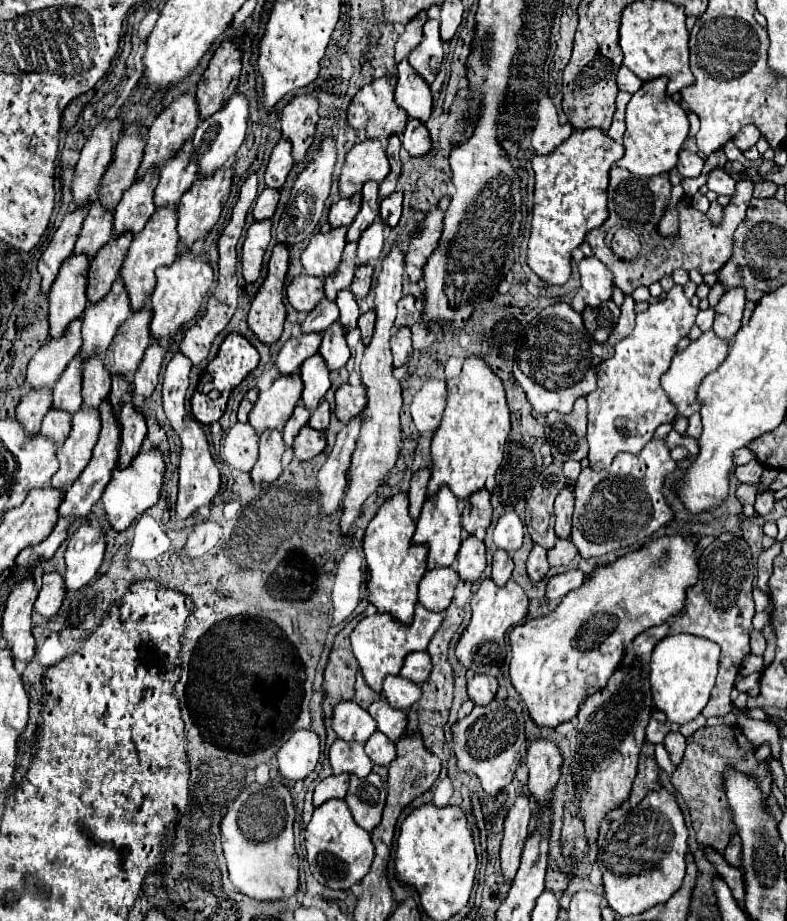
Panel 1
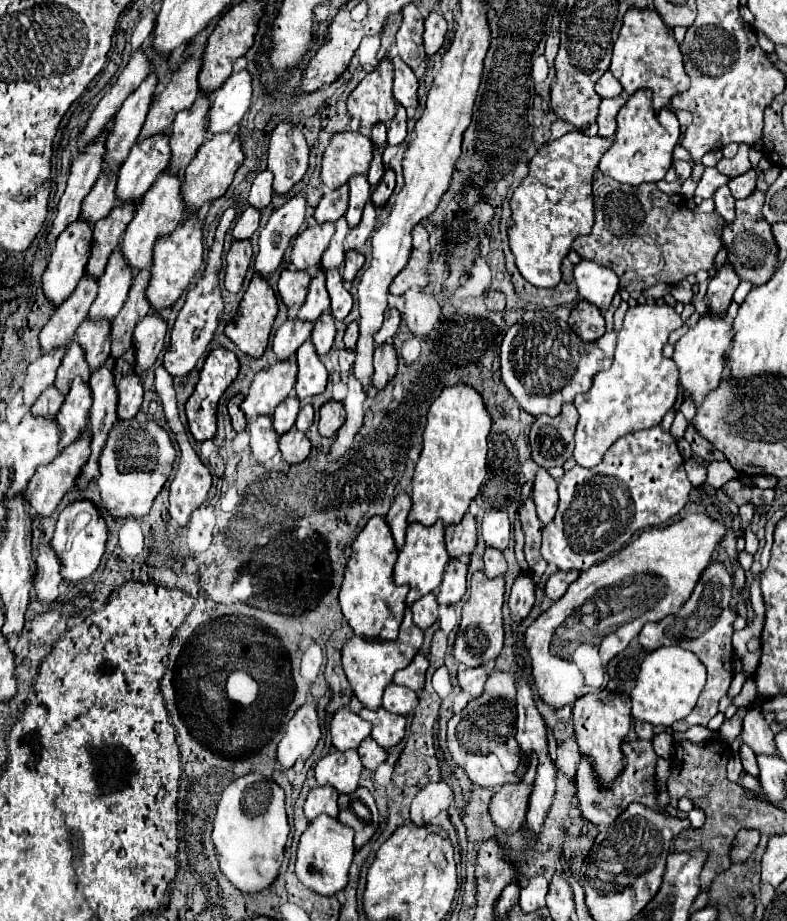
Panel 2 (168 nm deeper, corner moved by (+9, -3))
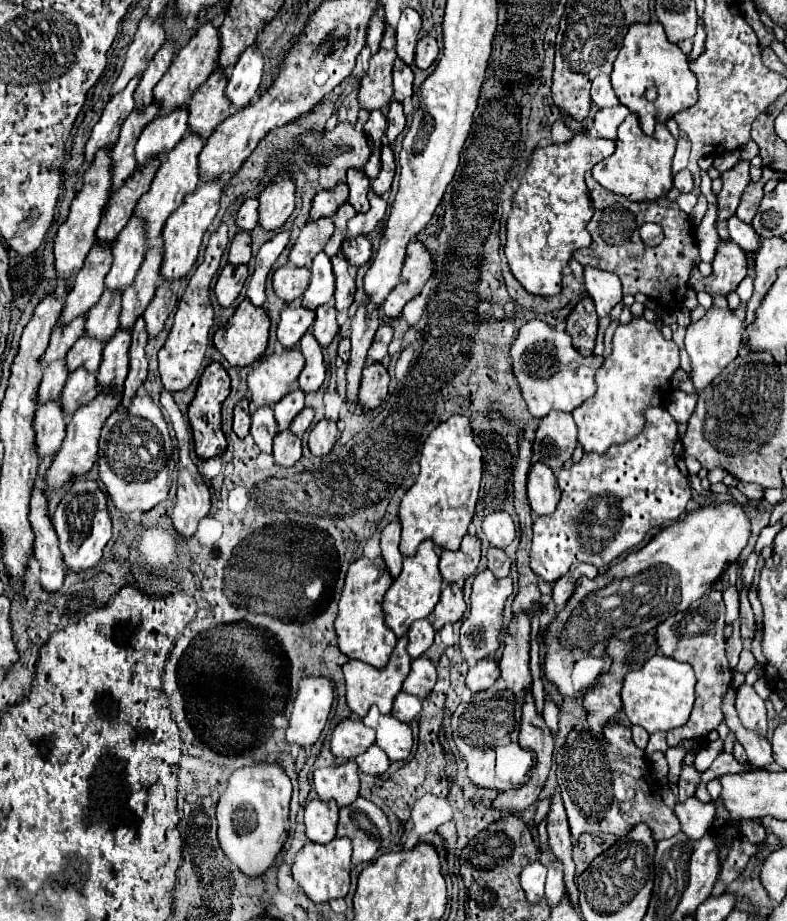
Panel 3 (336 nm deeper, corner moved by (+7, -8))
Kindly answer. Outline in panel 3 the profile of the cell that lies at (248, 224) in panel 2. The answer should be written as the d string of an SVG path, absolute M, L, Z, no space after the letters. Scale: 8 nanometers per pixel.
M238 231L238 235L234 237L234 241L230 245L228 263L238 267L238 265L246 265L248 261L250 261L250 233Z

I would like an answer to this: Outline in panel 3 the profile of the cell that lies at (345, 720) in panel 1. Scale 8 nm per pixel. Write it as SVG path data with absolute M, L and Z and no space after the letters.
M344 719L336 725L330 741L330 749L334 757L342 759L354 759L362 755L362 751L368 751L370 745L374 745L376 733L368 729L362 721L356 719Z

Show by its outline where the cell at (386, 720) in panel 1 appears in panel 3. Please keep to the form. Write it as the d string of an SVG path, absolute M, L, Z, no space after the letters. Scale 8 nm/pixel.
M372 707L362 723L376 731L376 745L384 749L390 761L404 761L410 755L412 731L406 723L392 715L380 715L378 707Z

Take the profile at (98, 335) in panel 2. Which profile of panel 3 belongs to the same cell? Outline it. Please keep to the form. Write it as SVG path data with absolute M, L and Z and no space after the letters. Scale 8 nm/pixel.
M104 291L96 307L86 315L86 331L100 341L108 341L118 329L120 315L120 295L116 291Z

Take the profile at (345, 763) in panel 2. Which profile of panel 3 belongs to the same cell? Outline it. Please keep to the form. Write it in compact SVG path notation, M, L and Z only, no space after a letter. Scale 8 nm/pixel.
M348 761L338 767L314 771L314 789L322 801L334 799L338 807L348 807L358 797L360 789L358 765L354 761Z

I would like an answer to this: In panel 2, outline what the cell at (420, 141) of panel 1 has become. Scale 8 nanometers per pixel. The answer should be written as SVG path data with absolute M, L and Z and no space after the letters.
M398 106L396 116L388 126L388 144L390 146L398 146L398 144L404 142L404 138L406 138L406 122L408 122L406 110L402 106Z

